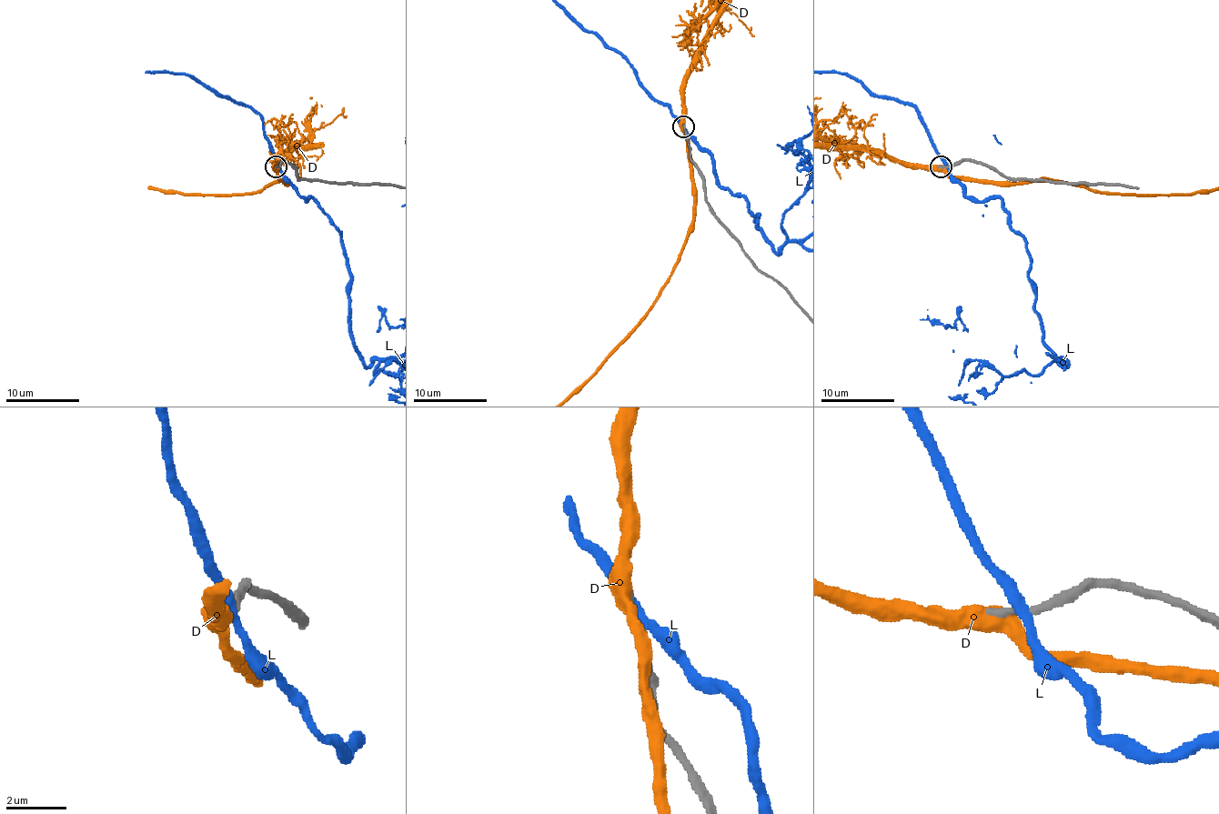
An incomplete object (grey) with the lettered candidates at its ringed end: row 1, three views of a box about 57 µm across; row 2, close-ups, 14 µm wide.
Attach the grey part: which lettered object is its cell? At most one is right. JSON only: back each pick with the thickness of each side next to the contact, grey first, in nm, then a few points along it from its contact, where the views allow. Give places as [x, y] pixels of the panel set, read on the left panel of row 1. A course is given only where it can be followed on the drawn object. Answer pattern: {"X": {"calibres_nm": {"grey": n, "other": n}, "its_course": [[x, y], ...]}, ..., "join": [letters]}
{"D": {"calibres_nm": {"grey": 260, "other": 500}}, "join": ["D"]}

